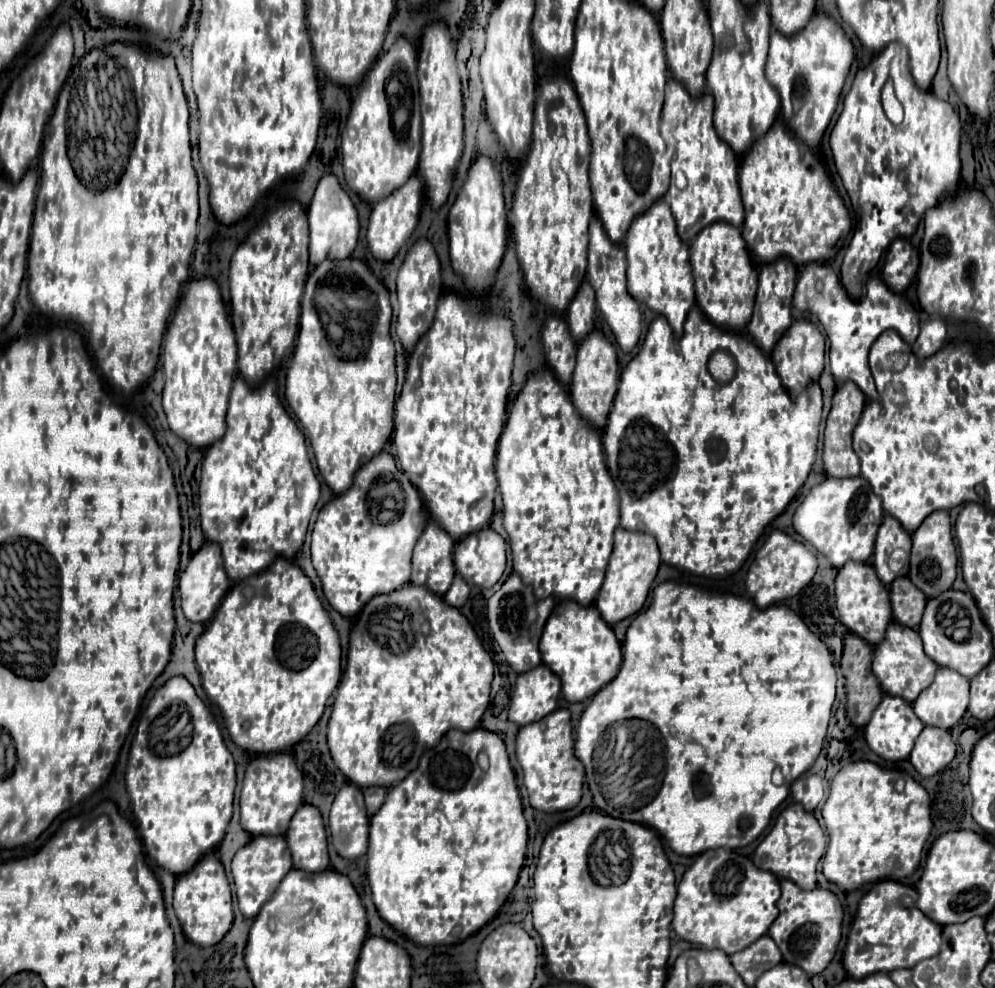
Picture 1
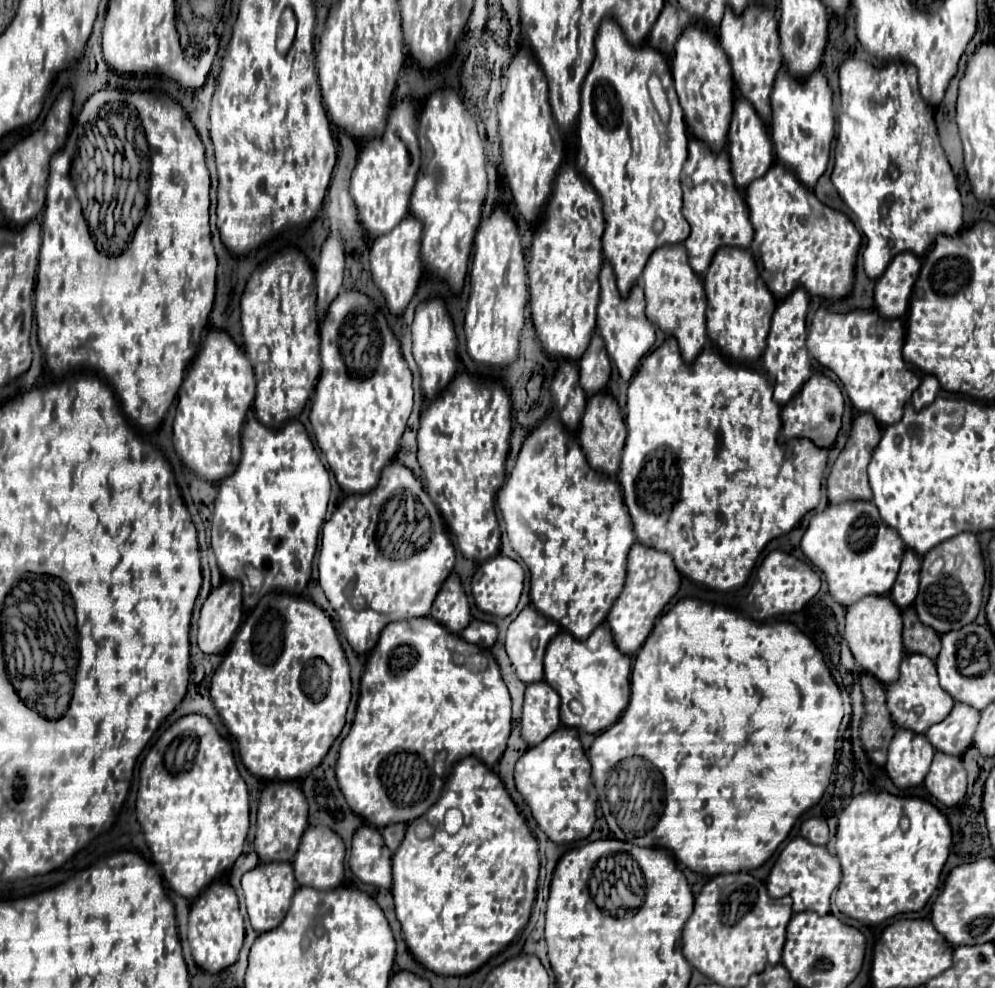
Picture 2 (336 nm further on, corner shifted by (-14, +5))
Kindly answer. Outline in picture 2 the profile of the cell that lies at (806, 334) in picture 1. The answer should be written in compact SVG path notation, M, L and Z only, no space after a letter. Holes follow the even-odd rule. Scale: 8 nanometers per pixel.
M813 371L811 377L805 381L799 393L795 393L789 403L781 409L783 419L783 431L781 441L787 441L791 437L809 437L819 447L831 447L837 439L839 427L841 427L841 415L843 415L843 393L835 381L831 381L825 373Z

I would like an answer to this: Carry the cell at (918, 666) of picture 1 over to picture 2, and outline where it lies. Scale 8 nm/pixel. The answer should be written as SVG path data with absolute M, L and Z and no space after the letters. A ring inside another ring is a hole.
M907 653L901 661L899 679L887 685L887 707L895 725L907 727L915 733L925 733L927 727L943 721L949 715L953 703L955 701L951 695L947 695L947 691L943 691L939 685L939 675L935 675L935 661L921 653Z

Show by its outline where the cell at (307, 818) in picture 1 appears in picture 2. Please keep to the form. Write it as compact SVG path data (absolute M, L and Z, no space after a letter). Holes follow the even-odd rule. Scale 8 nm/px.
M309 827L303 833L295 855L295 879L299 885L315 889L333 889L343 881L345 845L329 827Z

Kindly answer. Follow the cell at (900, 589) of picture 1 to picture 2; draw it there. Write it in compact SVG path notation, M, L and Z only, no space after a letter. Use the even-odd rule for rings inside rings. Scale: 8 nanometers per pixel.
M909 605L903 609L903 645L907 653L923 653L931 659L937 659L941 649L941 637L935 629L923 625Z

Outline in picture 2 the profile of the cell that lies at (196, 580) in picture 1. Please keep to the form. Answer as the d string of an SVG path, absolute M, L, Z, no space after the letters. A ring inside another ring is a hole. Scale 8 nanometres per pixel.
M223 581L215 587L201 611L197 645L203 653L225 653L243 619L243 587L237 581Z

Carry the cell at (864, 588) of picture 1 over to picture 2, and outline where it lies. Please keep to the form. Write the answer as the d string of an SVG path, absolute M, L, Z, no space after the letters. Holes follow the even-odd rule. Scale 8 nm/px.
M867 595L847 607L845 619L845 641L849 643L857 663L863 667L863 671L875 675L881 683L893 683L899 677L899 663L905 655L901 641L901 609L891 601L889 595Z

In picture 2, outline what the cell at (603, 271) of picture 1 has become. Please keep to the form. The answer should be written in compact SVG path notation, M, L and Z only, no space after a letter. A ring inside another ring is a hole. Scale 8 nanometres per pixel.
M603 263L599 283L601 283L601 299L599 299L599 307L597 307L597 331L603 337L607 353L615 361L619 375L625 381L629 381L633 377L639 361L649 353L649 349L655 343L655 327L645 315L643 287L633 285L629 295L623 297L615 285L615 273L609 263Z

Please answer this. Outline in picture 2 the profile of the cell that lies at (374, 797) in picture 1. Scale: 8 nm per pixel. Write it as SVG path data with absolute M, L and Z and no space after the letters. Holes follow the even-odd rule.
M391 823L391 825L387 825L387 827L381 829L383 839L385 839L385 843L387 843L387 847L389 847L391 851L395 851L395 847L399 847L399 843L403 841L405 829L407 829L405 823Z

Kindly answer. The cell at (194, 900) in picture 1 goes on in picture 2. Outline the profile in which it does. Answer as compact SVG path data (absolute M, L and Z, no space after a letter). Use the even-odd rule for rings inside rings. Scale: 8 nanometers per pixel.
M213 881L191 905L189 913L189 945L195 963L205 971L223 971L239 957L245 939L243 915L239 911L237 893L229 883Z

